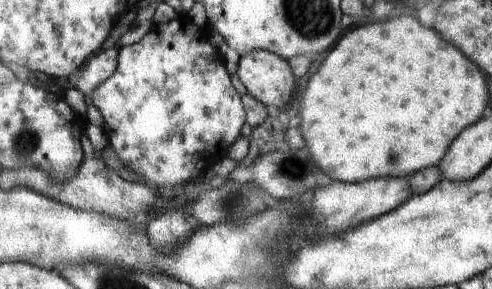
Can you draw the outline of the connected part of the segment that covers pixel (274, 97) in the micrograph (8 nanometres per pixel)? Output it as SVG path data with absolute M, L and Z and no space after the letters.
M251 50L240 57L236 74L247 93L266 107L288 109L295 86L289 62L277 54Z

